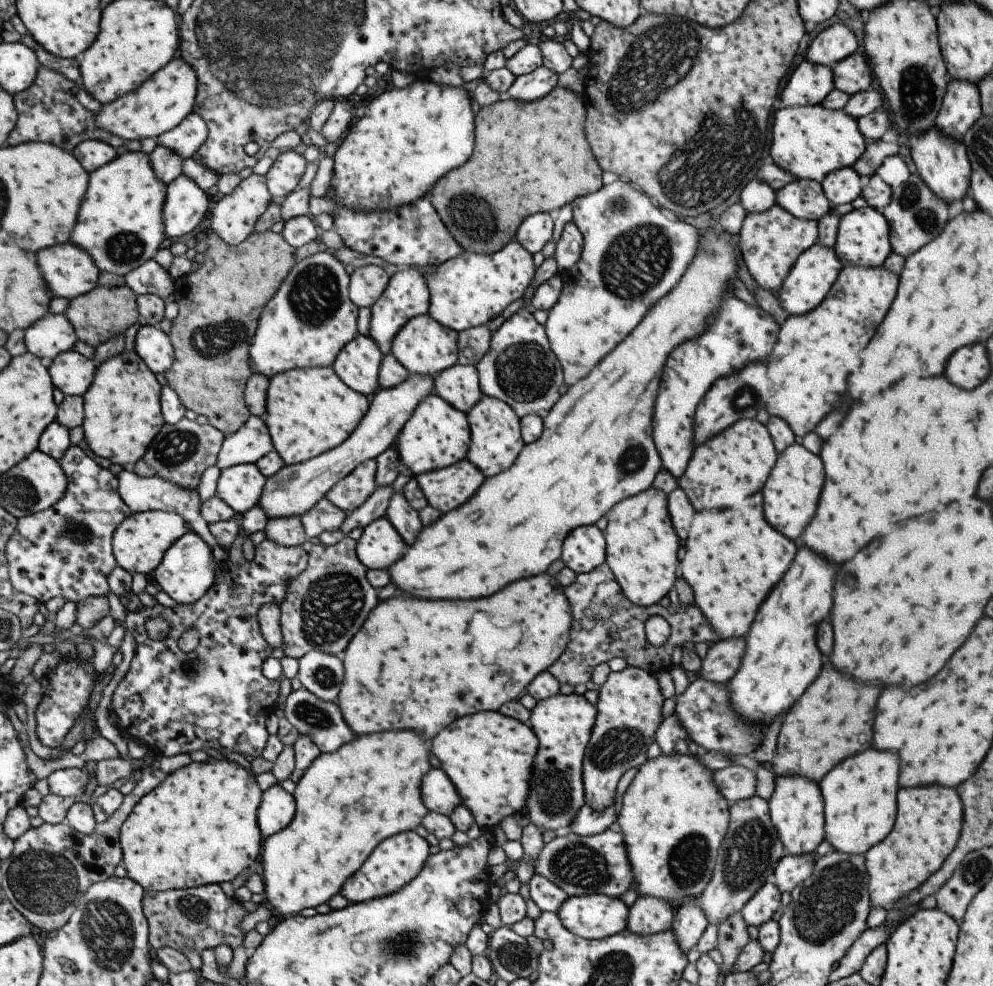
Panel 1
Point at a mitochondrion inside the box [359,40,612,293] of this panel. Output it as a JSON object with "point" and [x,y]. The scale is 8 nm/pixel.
{"point":[473,216]}

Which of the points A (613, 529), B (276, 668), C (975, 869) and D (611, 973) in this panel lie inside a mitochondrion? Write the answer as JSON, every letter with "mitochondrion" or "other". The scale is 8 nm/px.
{"A":"other","B":"other","C":"mitochondrion","D":"mitochondrion"}

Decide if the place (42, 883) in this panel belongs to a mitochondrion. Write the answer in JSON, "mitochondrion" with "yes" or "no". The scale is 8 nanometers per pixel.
{"mitochondrion":"yes"}

